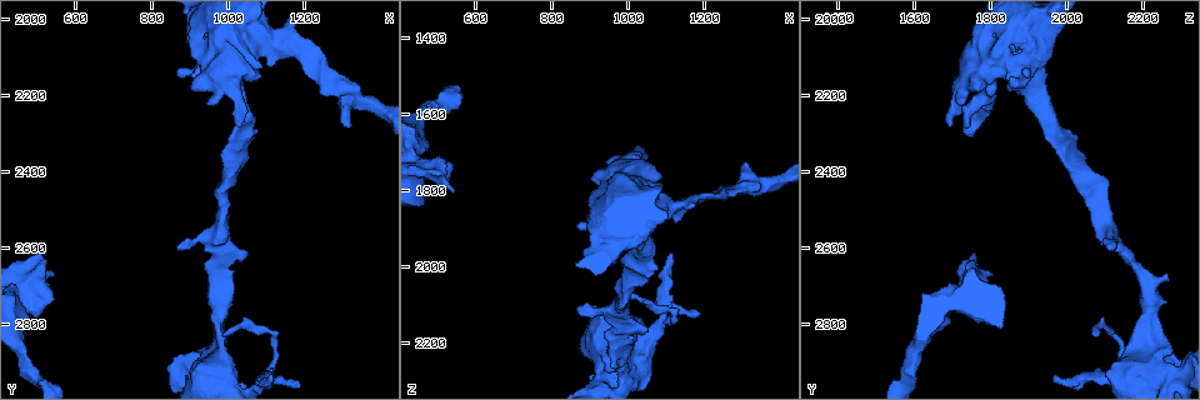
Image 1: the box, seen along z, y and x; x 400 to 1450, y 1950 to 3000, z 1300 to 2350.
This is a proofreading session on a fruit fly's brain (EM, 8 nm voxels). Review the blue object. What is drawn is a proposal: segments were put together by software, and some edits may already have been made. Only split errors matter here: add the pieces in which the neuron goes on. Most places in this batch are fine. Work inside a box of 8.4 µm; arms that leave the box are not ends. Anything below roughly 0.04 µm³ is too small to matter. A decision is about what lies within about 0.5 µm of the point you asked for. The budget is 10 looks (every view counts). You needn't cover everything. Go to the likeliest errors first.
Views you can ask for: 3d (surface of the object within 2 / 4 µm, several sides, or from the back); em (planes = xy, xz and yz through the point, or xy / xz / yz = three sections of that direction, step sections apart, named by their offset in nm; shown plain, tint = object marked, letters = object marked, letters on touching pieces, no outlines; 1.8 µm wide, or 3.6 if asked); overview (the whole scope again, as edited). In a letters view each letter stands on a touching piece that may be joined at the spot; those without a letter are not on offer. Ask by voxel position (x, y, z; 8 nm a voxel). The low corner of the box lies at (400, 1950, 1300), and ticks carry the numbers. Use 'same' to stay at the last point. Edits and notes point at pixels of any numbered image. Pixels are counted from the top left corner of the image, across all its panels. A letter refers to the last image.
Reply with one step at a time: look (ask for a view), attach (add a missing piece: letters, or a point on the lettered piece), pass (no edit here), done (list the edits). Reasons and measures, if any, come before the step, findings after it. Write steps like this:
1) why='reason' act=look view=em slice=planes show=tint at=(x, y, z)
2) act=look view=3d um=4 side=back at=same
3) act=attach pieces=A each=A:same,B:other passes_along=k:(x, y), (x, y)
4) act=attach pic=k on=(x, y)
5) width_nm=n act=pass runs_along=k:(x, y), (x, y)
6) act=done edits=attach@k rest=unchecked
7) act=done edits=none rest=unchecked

why='an open end' act=look view=em slice=xy step=16 show=tint at=(535, 2670, 1805)

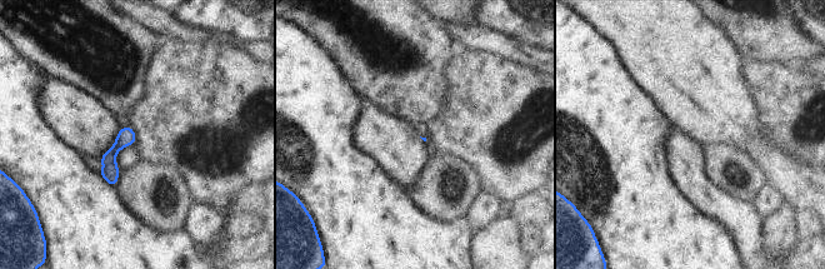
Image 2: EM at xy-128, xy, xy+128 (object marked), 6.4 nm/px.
act=look view=em slice=xy step=16 show=letters at=same

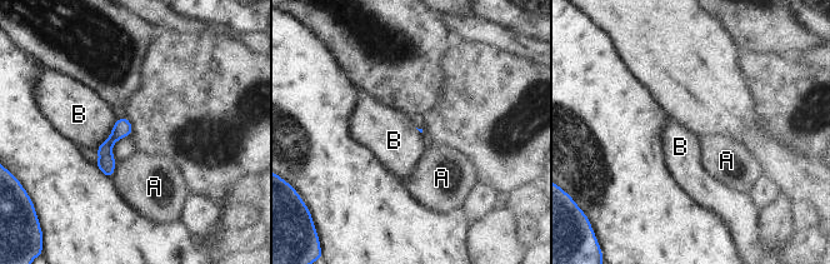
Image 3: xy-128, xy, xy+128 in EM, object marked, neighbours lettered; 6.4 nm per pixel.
act=pass each=A:other,B:other runs_along=3:(124, 120), (106, 147), (108, 173) found='no lettered piece goes on from it'

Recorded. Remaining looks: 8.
why='branch stops here' act=look view=em slice=xy step=4 show=letters at=(1045, 2605, 2160)

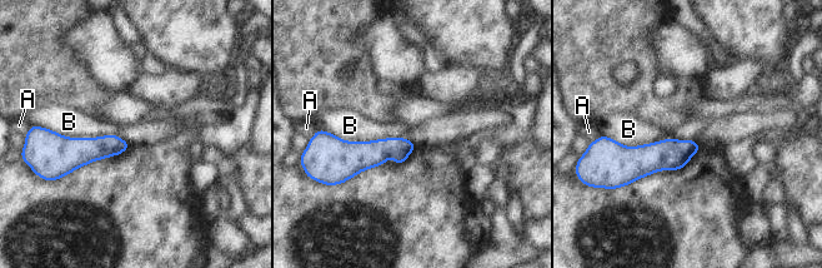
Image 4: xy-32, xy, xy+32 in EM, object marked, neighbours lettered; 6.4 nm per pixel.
act=look view=em slice=planes show=letters at=same

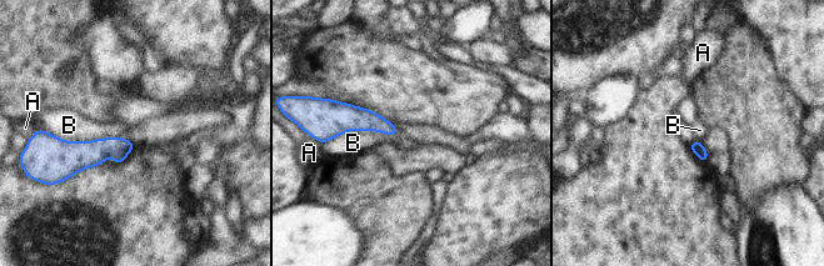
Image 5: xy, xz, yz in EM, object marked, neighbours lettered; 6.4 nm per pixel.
act=pass each=A:other,B:other border=5:(45, 130), (65, 140), (123, 137) found='none of them fits'

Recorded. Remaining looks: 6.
why='an open end' act=look view=em slice=xy step=4 show=letters at=(1025, 2285, 1695)

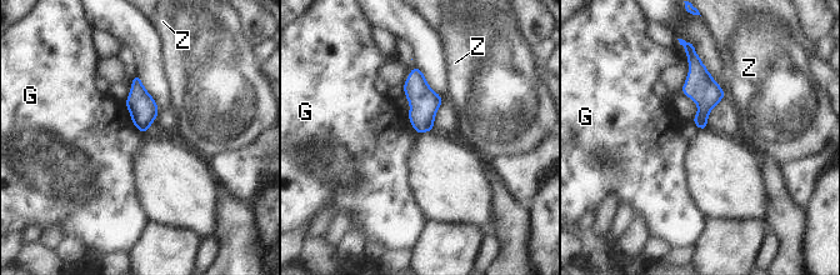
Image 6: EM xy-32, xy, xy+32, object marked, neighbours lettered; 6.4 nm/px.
act=look view=em slice=planes show=letters at=same

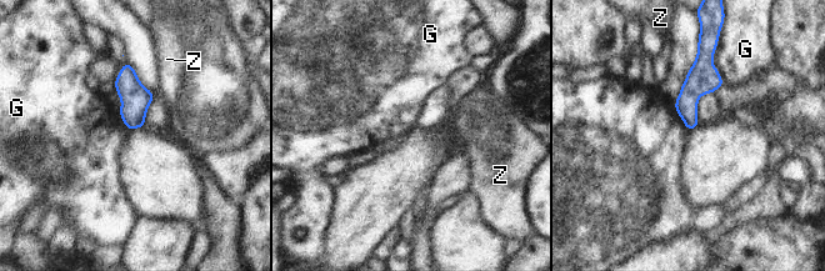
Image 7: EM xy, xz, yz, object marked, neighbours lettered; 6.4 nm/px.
width_nm=130 act=pass each=G:other,Z:other border=7:(715, 49), (713, 65), (724, 84) found='no lettered piece goes on from it'

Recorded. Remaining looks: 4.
why='abrupt turn' act=look view=em um=3.6 slice=planes show=letters at=(1095, 2060, 1845)

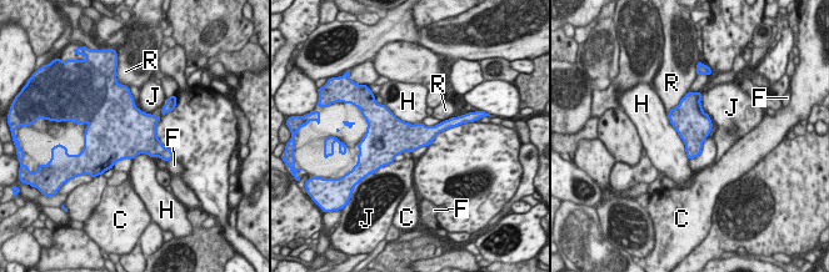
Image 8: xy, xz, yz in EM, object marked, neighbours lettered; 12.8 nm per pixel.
act=pass each=C:other,F:other,H:other,J:other,R:other border=8:(667, 112), (689, 159) found='no lettered piece goes on from it'

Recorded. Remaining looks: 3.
act=done edits=none rest=unchecked

